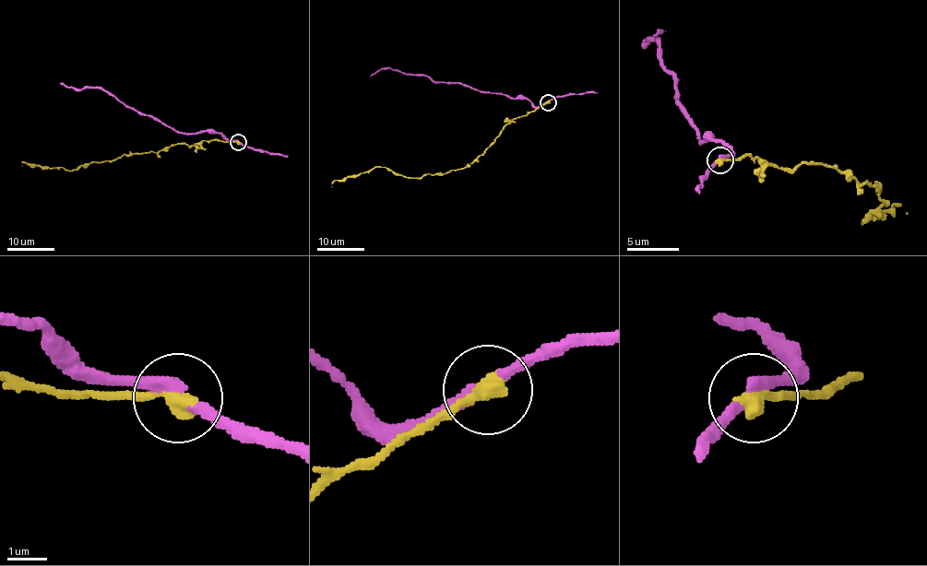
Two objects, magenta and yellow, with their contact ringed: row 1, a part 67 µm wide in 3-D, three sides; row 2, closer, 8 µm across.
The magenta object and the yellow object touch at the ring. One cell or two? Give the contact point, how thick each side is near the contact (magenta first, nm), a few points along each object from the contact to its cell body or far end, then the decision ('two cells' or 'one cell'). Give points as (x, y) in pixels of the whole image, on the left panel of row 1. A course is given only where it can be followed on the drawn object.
(238, 142) | 280/480 nm | magenta via (237, 142), (216, 131), (175, 132), (150, 117), (125, 107), (102, 89), (87, 87), (79, 89), (59, 84) | yellow via (237, 142), (178, 143), (157, 152), (122, 155), (75, 170), (24, 163), (21, 167) | two cells

